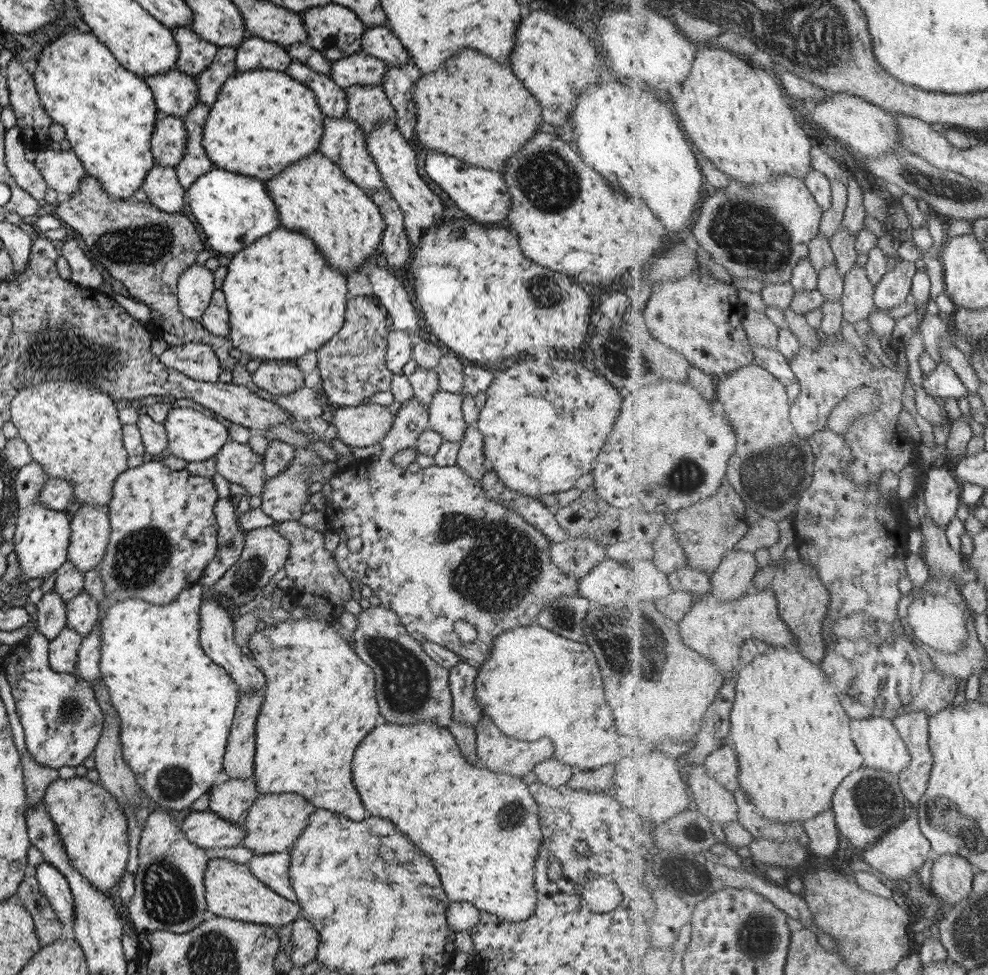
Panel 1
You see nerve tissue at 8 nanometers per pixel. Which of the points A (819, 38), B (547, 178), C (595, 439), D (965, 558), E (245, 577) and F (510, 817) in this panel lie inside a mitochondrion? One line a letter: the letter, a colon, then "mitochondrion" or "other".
A: mitochondrion
B: mitochondrion
C: other
D: other
E: mitochondrion
F: mitochondrion

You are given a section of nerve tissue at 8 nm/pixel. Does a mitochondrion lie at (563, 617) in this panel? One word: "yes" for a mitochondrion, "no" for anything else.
yes

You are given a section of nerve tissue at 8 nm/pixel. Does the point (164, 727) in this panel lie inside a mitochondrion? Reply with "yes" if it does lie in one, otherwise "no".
no

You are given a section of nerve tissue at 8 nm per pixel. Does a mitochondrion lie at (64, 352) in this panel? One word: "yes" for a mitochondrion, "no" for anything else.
yes

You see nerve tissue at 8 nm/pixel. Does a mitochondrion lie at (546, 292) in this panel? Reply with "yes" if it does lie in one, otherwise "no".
yes

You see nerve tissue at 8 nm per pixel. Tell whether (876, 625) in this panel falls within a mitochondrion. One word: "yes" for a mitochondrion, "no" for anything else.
yes

